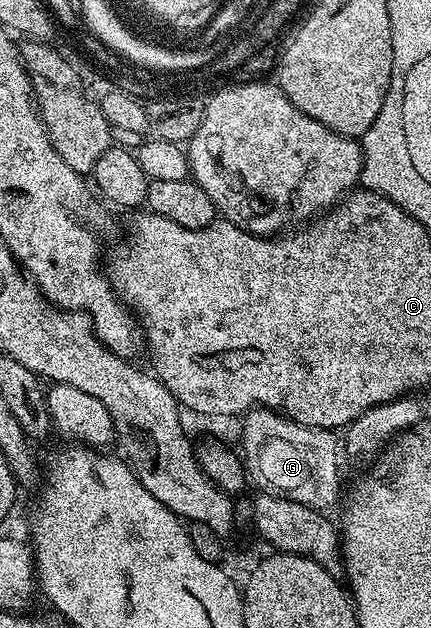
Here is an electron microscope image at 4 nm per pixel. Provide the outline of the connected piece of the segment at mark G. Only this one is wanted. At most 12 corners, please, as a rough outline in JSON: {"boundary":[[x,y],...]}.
{"boundary":[[267,407],[240,429],[261,493],[328,511],[341,496],[331,429]]}

